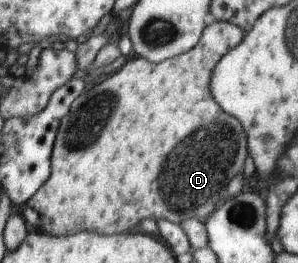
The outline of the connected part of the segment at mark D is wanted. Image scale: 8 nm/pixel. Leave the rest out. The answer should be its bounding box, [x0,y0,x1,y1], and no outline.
[26,20,249,235]

